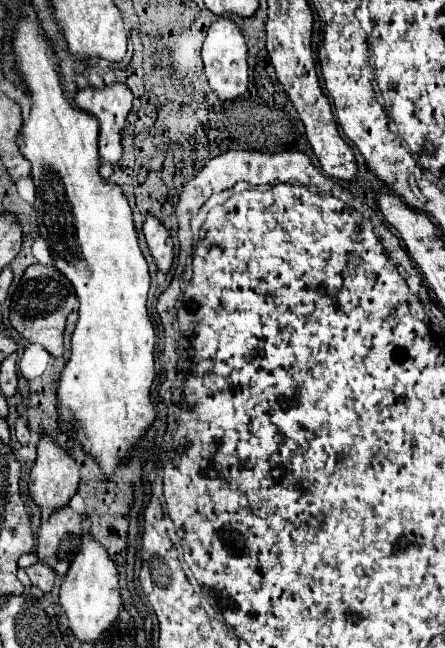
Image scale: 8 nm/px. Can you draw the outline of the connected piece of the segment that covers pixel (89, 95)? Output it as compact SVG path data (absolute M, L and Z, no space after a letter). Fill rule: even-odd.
M127 84L109 86L85 86L75 94L75 104L81 110L91 112L99 120L99 156L101 162L115 164L121 158L119 132L125 124L125 116L133 104L133 94Z

